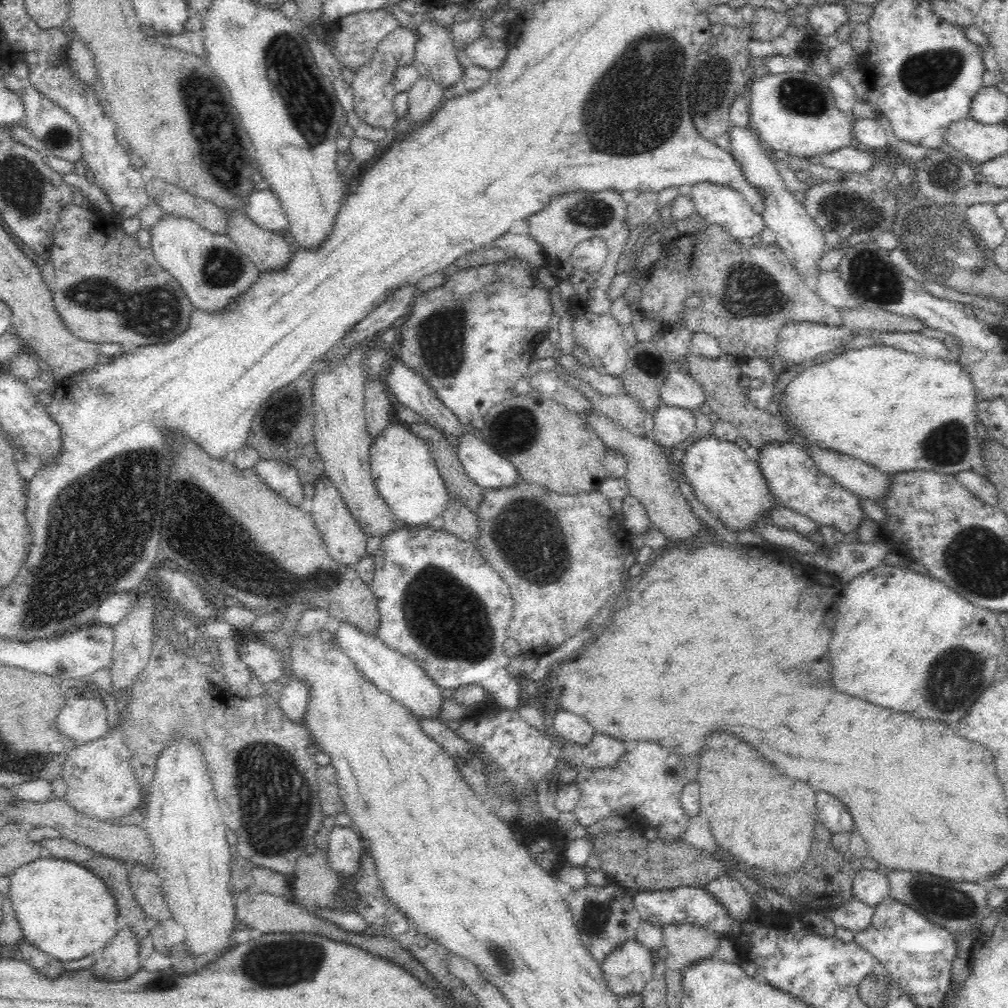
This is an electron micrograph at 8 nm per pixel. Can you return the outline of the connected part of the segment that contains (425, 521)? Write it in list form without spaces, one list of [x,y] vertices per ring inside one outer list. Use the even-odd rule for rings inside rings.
[[[396,418],[373,440],[370,447],[371,476],[376,483],[378,494],[388,505],[394,522],[405,526],[430,526],[432,520],[441,519],[450,496],[441,478],[436,462],[428,445],[418,438],[405,424]]]

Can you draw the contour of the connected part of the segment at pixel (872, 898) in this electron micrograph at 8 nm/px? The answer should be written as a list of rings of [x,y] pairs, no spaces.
[[[861,867],[853,881],[854,898],[868,906],[875,907],[880,901],[889,898],[889,880],[878,870]]]

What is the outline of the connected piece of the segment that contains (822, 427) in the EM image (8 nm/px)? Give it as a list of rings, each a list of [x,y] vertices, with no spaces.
[[[868,345],[862,350],[850,350],[842,353],[844,356],[836,356],[828,362],[822,364],[808,364],[806,370],[796,376],[792,382],[786,387],[784,394],[784,411],[787,418],[791,420],[793,428],[797,428],[797,432],[801,434],[811,444],[819,444],[823,448],[831,448],[842,454],[851,456],[861,460],[862,462],[871,464],[877,470],[886,473],[888,476],[898,472],[907,471],[935,471],[942,475],[954,475],[958,472],[973,470],[978,467],[979,457],[981,454],[981,441],[977,435],[978,427],[978,405],[976,405],[976,393],[974,383],[970,374],[964,371],[964,368],[957,360],[942,360],[923,357],[916,353],[908,353],[897,350],[890,346]]]

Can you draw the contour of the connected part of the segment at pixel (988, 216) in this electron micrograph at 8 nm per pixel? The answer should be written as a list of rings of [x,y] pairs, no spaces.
[[[975,204],[967,208],[964,219],[968,222],[982,247],[994,250],[1002,245],[1006,229],[994,210],[993,204]]]

